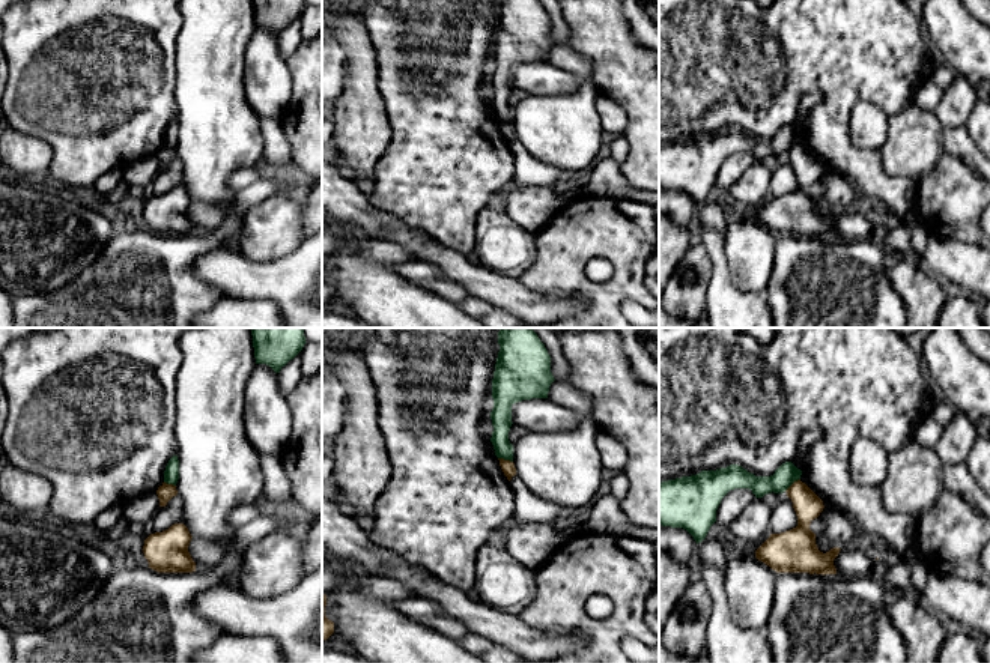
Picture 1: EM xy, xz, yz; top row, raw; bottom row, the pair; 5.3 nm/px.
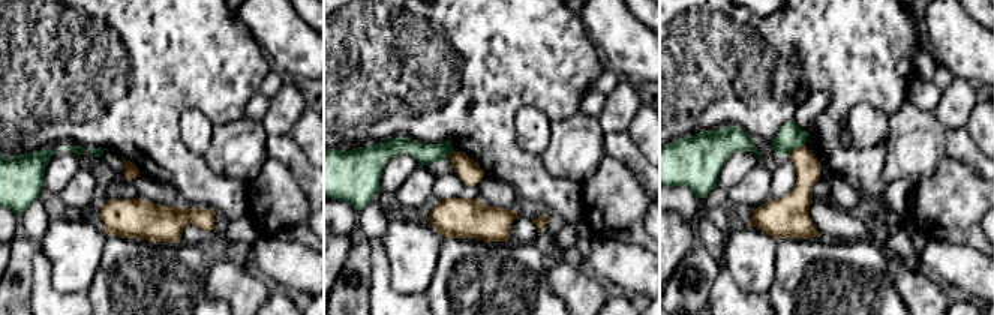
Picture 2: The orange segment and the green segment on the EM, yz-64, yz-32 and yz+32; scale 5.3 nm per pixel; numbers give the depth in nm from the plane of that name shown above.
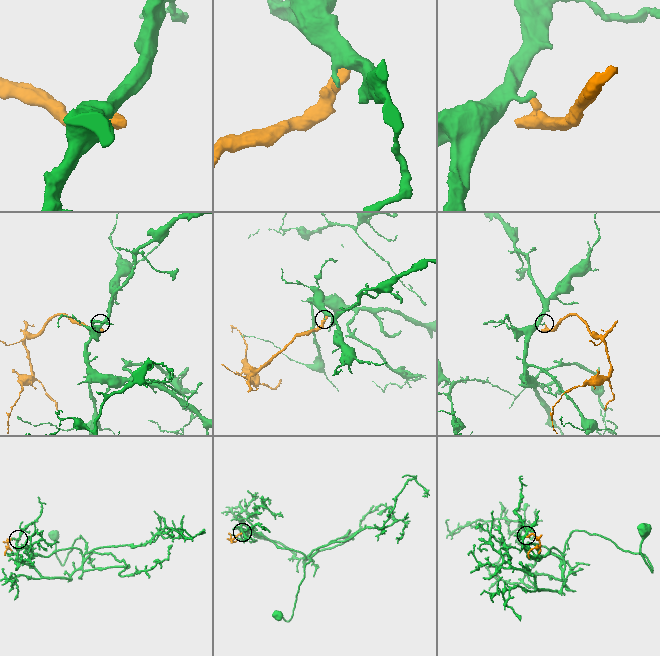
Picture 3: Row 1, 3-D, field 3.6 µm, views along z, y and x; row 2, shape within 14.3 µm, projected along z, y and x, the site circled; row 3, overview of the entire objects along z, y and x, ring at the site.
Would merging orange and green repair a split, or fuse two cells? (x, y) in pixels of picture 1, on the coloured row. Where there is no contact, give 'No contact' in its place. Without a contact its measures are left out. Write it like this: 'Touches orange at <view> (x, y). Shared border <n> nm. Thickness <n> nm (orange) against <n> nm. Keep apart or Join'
Touches orange at yz (793, 483). Shared border 110 nm. Thickness 150 nm (orange) against 110 nm. Keep apart

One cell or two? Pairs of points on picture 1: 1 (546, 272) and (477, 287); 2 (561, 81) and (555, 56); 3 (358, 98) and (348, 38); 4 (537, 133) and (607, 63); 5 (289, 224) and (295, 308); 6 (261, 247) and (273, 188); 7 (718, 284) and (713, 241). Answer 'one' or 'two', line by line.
1: two
2: two
3: one
4: two
5: two
6: two
7: one

